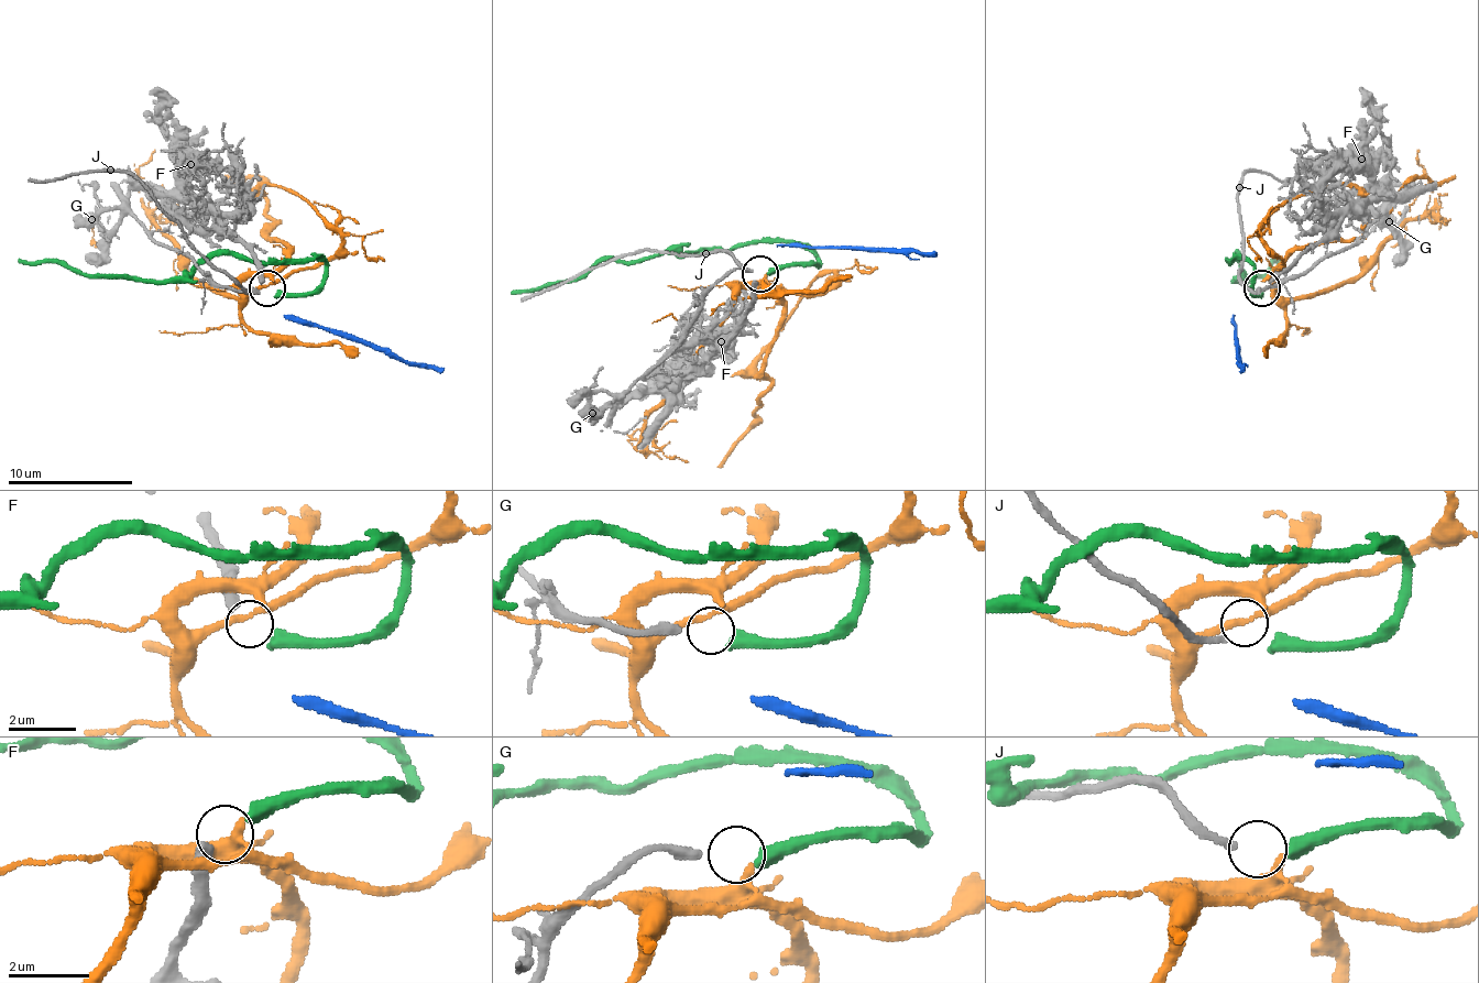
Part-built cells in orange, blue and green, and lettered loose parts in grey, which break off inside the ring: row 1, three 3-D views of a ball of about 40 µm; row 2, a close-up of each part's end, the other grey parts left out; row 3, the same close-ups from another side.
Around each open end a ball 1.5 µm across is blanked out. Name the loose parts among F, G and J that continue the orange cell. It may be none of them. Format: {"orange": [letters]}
{"orange": ["J"]}

